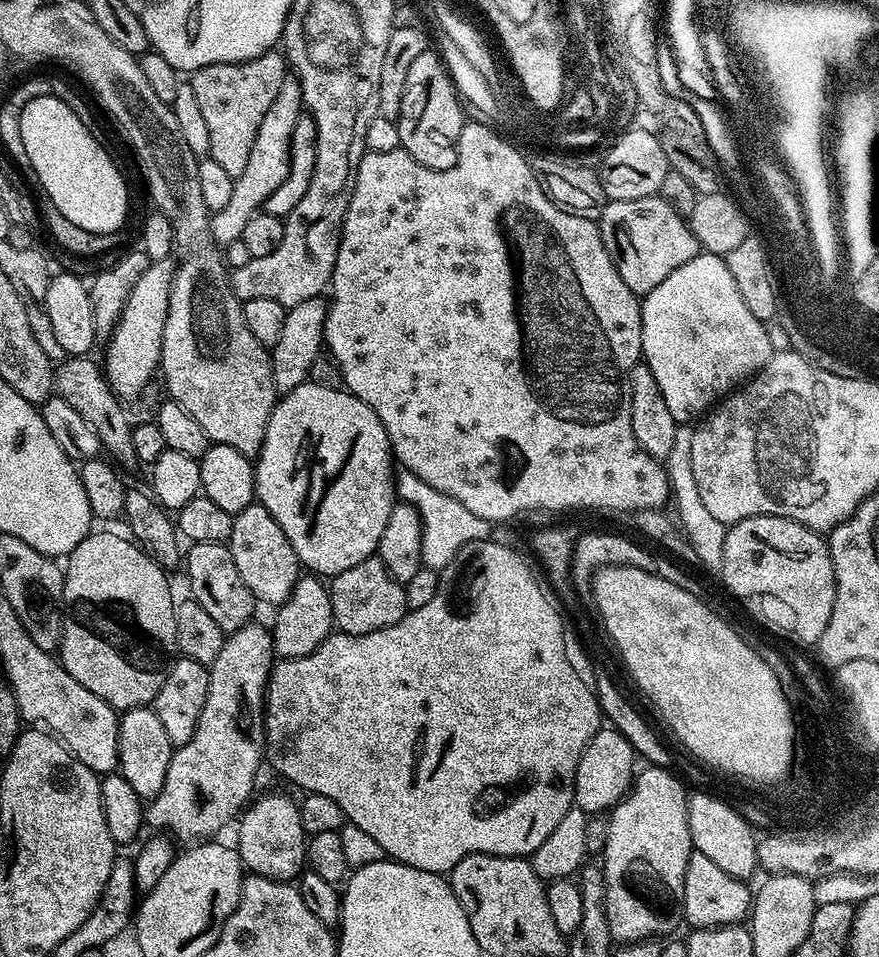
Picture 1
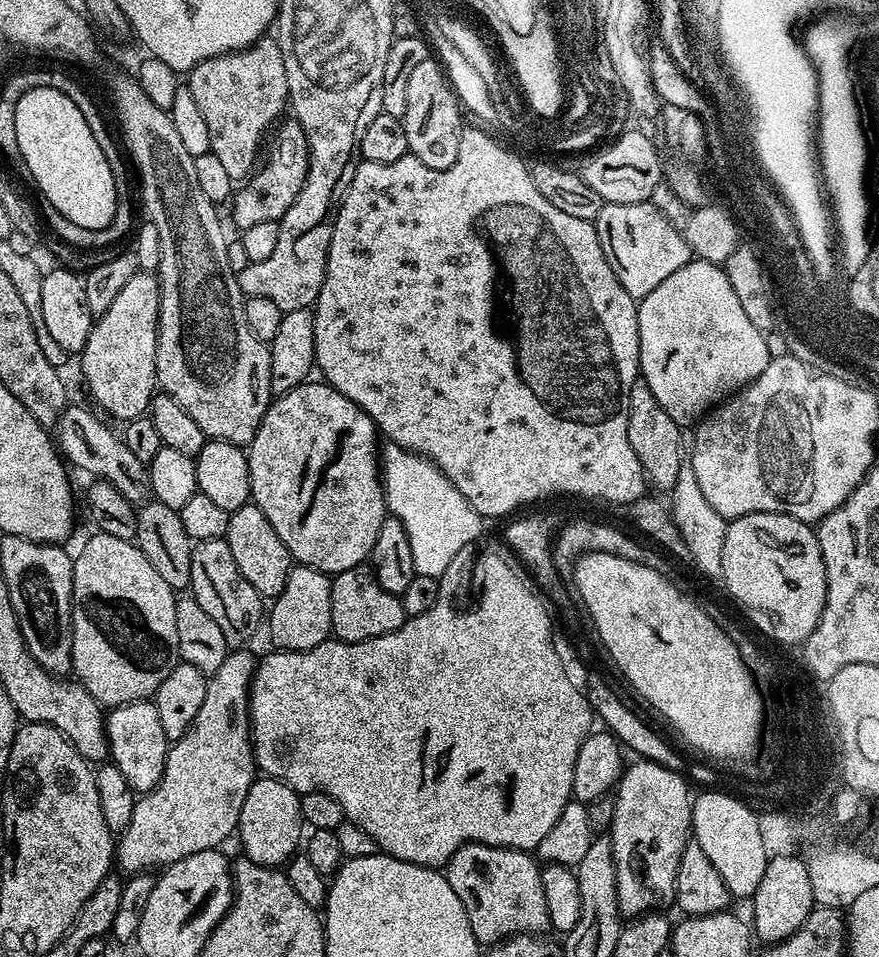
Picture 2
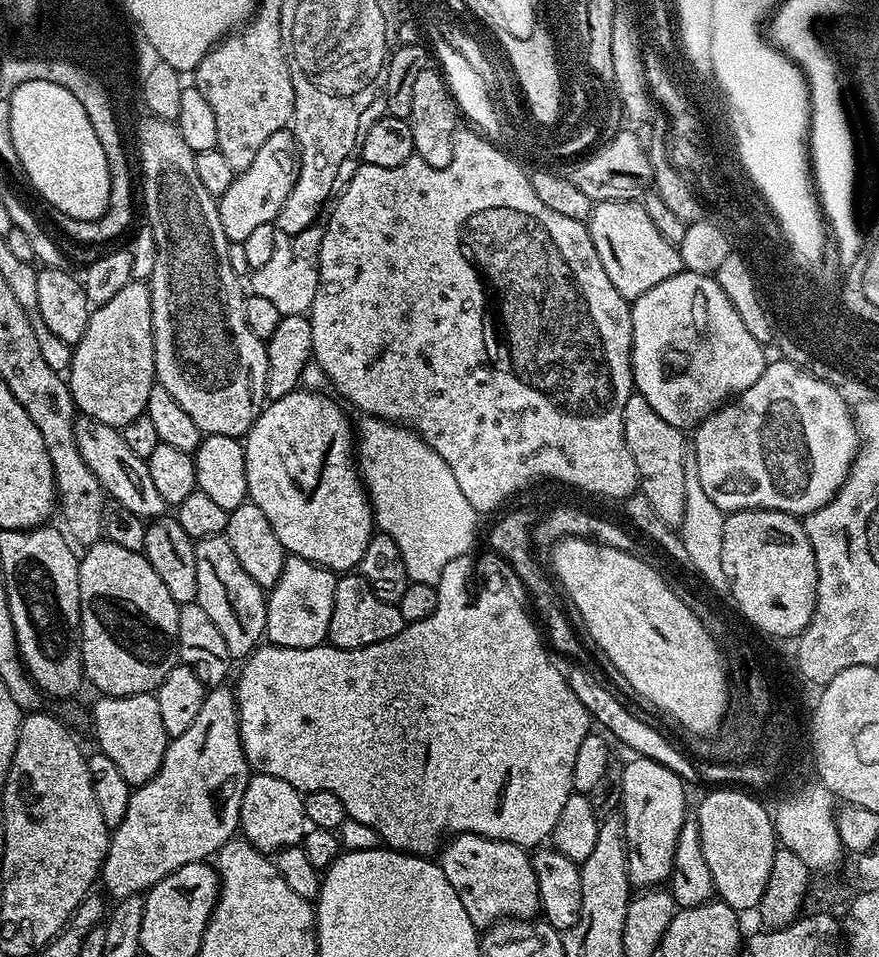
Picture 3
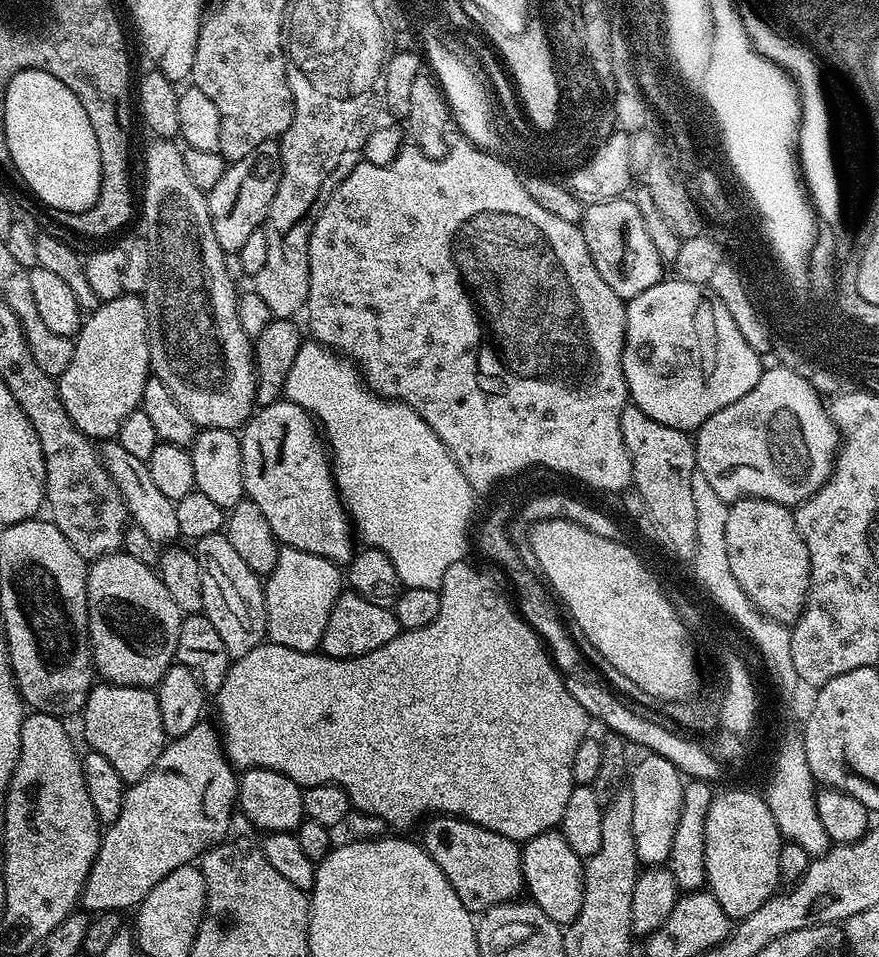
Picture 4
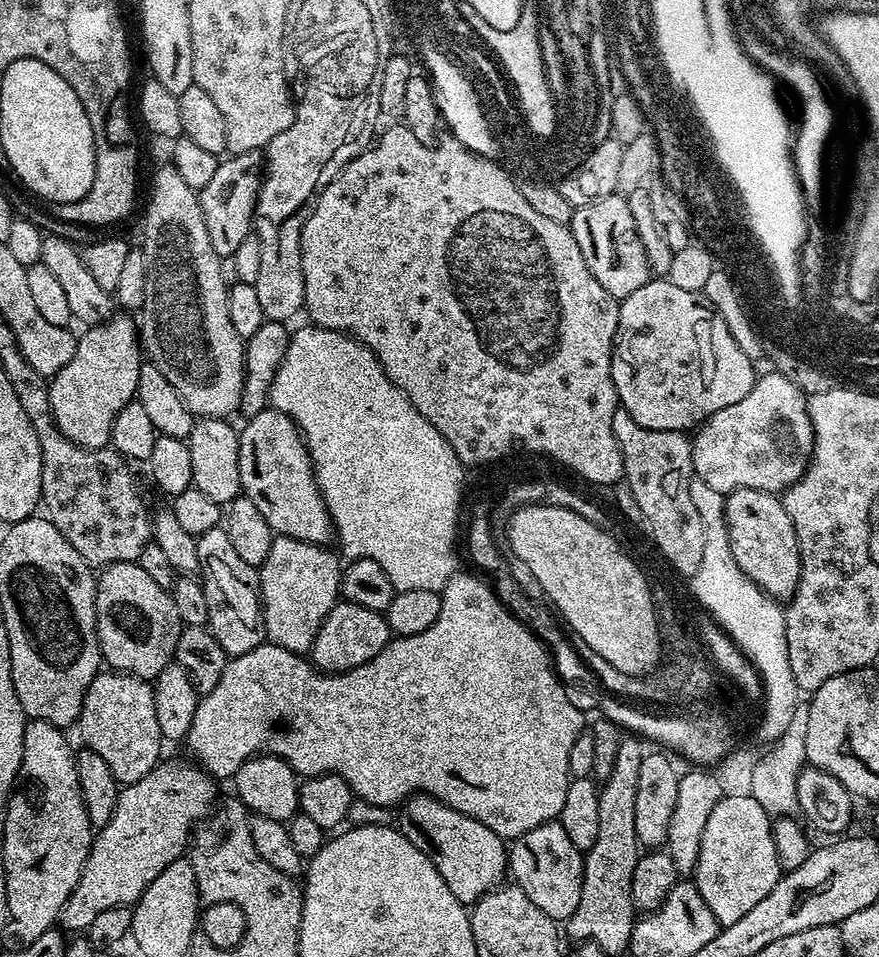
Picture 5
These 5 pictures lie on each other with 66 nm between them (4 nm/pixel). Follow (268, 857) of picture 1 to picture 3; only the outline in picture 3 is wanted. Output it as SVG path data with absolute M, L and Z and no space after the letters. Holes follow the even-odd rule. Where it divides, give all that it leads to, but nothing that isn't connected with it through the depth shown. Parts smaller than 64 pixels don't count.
M261 772L249 775L246 794L242 794L239 831L243 839L265 854L275 854L281 848L300 844L310 825L304 809L304 796L282 778Z

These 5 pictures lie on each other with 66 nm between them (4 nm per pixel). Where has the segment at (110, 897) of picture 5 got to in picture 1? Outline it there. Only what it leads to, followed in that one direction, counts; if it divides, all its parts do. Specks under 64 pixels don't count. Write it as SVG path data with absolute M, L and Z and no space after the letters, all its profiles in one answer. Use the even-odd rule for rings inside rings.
M249 622L237 632L229 632L224 637L218 658L208 668L208 693L206 706L198 714L198 722L192 731L190 742L179 745L170 758L170 770L166 770L164 788L147 805L146 824L150 829L165 828L177 841L196 842L201 838L212 838L228 823L239 817L246 805L253 799L252 787L264 760L264 706L268 690L268 675L272 672L274 649L272 634L267 627L257 622Z

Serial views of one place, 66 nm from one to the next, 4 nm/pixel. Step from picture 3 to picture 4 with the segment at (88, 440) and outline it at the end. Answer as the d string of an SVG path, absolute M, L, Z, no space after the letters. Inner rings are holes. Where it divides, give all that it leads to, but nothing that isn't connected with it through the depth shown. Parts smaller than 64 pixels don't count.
M113 438L99 445L100 460L104 468L110 474L110 478L118 486L122 494L124 504L128 507L128 514L131 523L137 528L146 530L146 534L157 545L168 546L181 539L178 530L178 514L173 500L166 498L166 494L161 494L158 490L154 478L150 478L150 470L147 463L142 458L134 458L134 454L129 454L119 439Z

